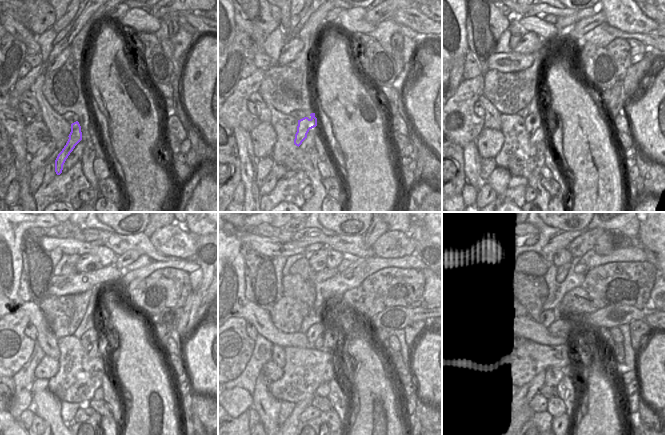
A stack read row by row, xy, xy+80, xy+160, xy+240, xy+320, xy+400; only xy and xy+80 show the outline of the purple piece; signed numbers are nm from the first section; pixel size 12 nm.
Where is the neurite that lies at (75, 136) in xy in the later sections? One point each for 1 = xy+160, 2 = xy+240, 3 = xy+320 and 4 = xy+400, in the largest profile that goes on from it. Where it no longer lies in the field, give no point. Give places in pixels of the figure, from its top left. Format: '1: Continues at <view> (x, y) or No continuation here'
1: Continues at xy+160 (532, 121)
2: Continues at xy+240 (92, 334)
3: Continues at xy+320 (319, 329)
4: Continues at xy+400 (548, 317)

